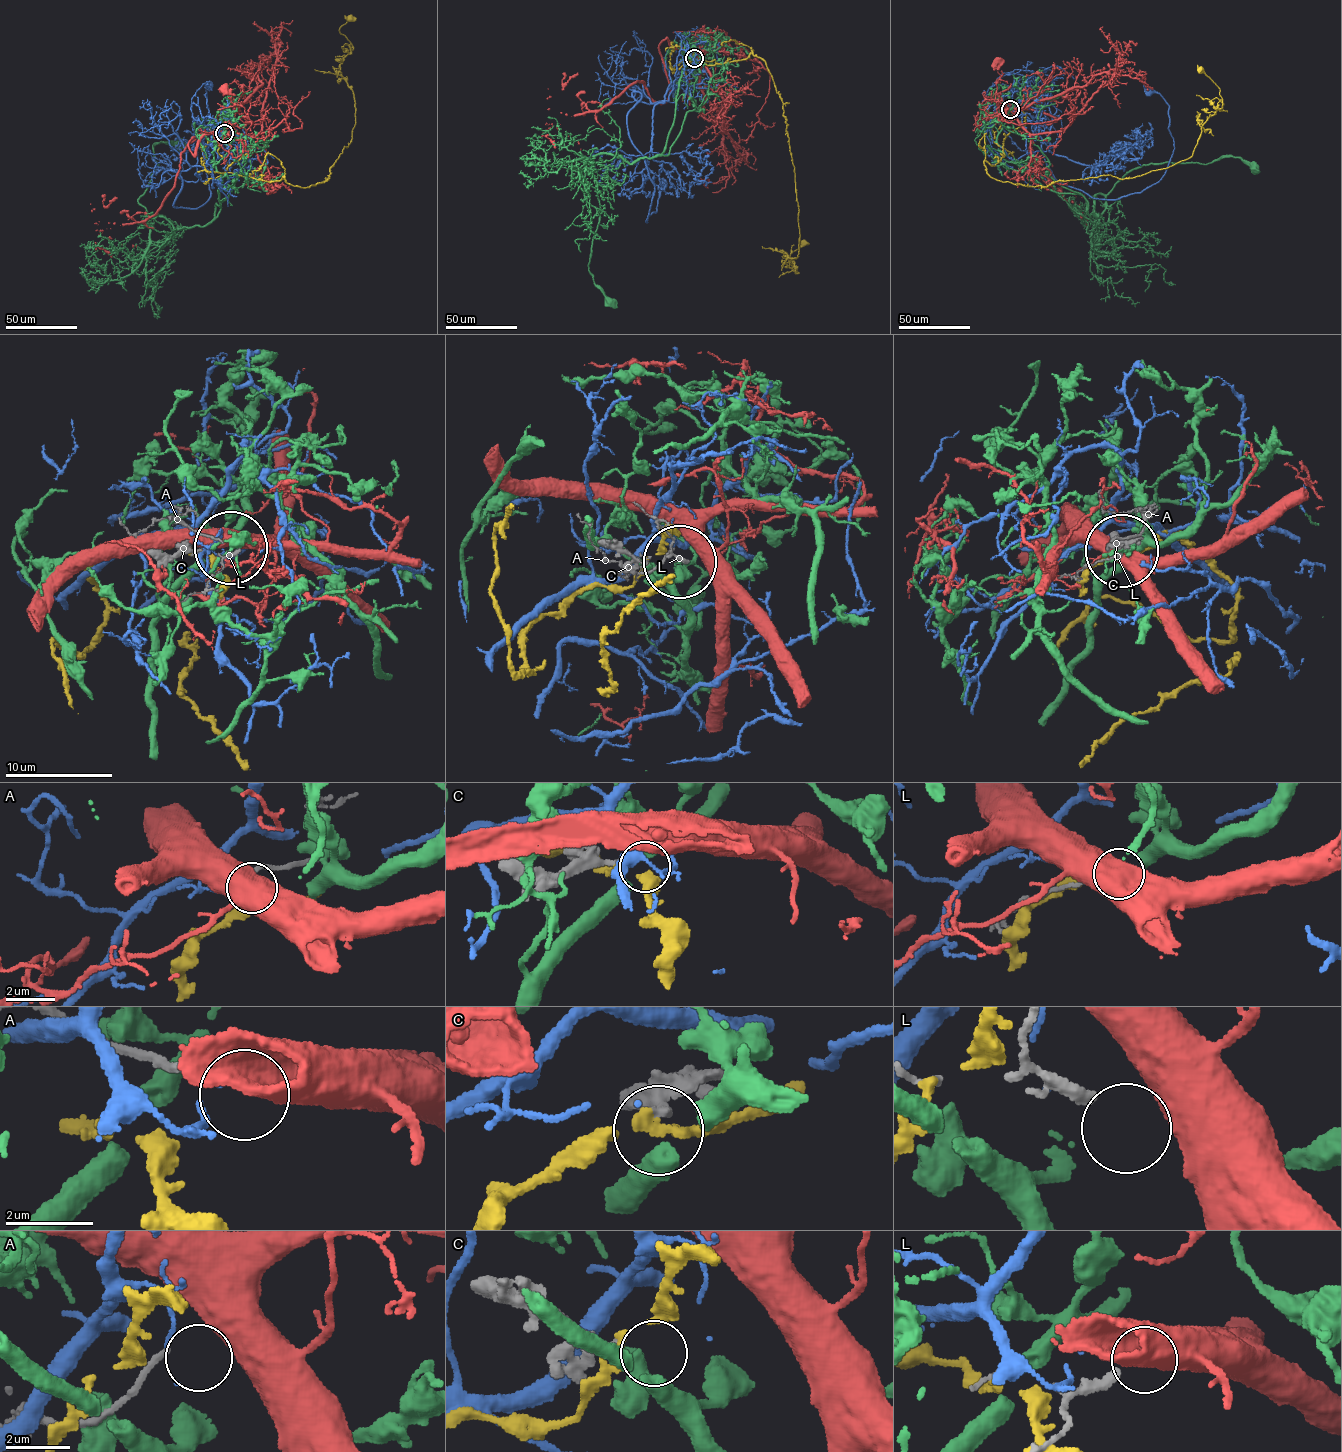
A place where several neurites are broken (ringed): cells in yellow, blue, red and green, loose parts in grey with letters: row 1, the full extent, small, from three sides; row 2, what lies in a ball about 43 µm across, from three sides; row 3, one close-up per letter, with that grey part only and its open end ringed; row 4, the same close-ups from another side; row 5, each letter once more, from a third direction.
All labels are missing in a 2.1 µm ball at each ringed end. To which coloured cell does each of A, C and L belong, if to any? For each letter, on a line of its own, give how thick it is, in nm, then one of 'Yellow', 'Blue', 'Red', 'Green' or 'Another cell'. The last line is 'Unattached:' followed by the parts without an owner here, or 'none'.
A: Thickness 180 nm. Red
C: Thickness 240 nm. Another cell
L: Thickness 300 nm. Another cell
Unattached: C, L

